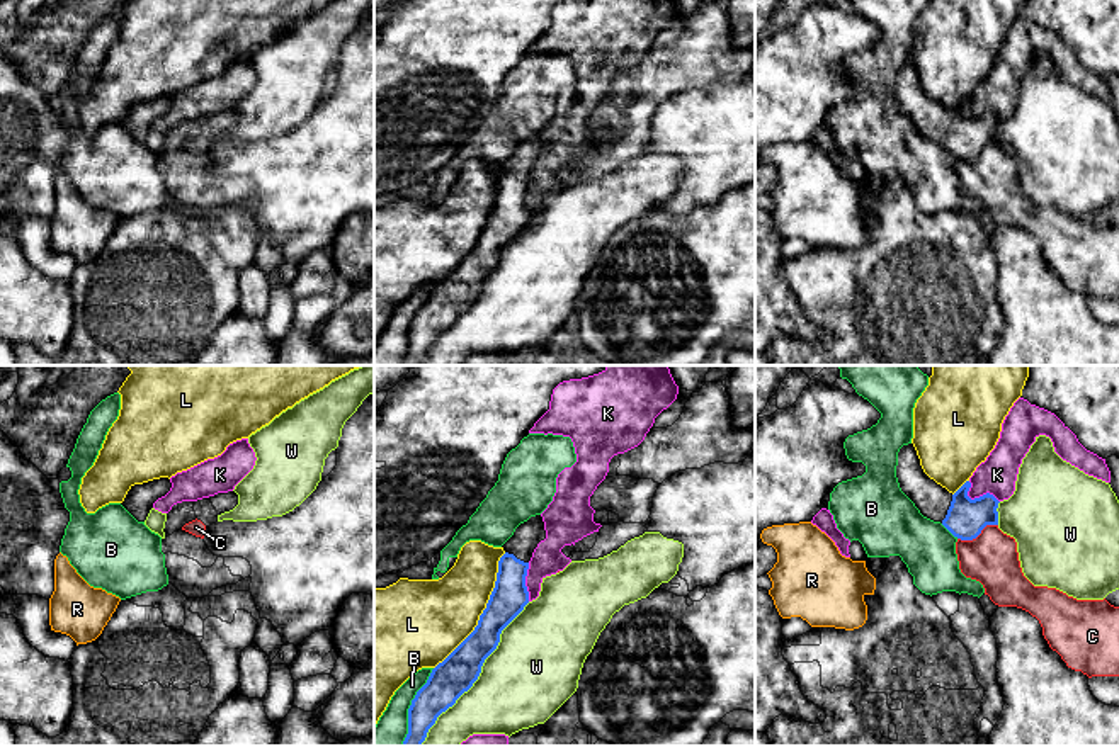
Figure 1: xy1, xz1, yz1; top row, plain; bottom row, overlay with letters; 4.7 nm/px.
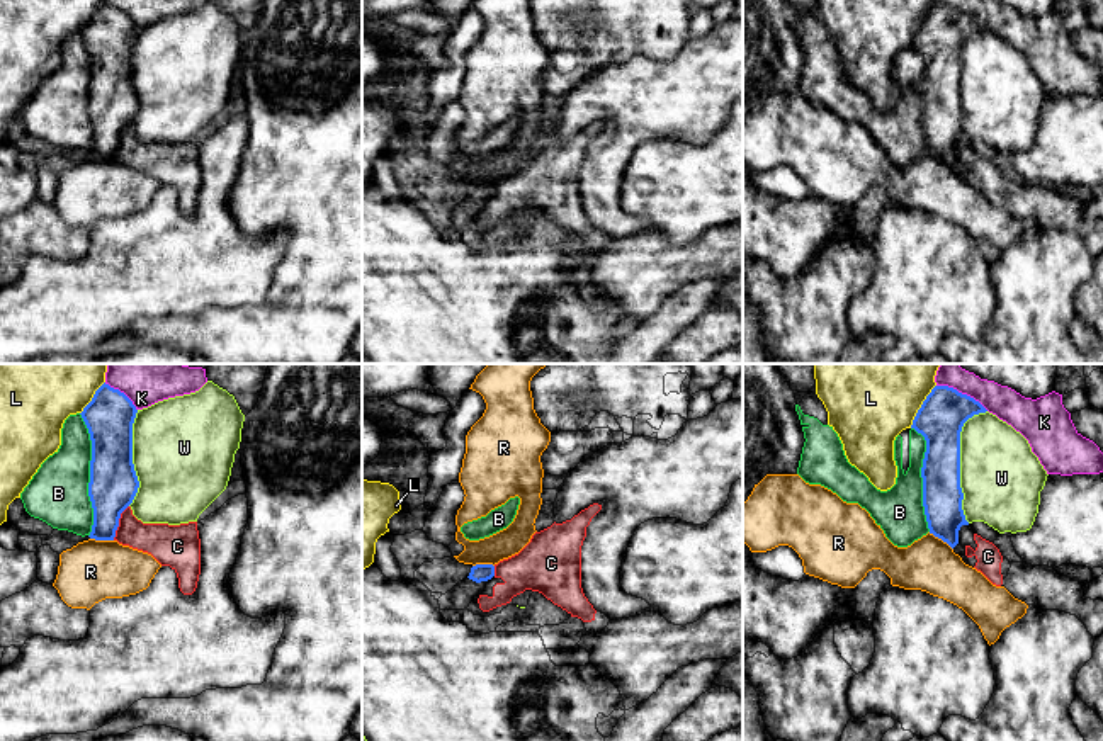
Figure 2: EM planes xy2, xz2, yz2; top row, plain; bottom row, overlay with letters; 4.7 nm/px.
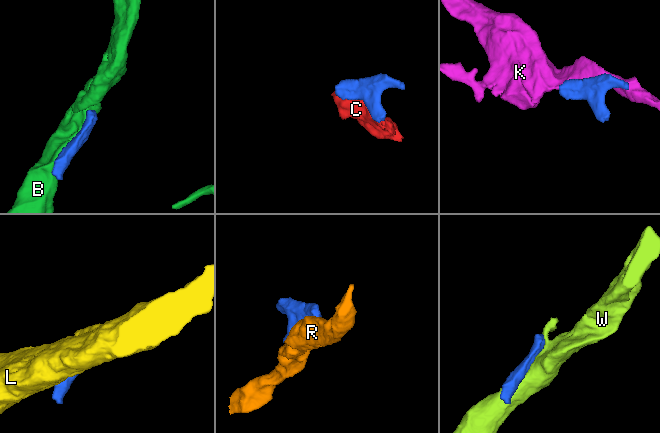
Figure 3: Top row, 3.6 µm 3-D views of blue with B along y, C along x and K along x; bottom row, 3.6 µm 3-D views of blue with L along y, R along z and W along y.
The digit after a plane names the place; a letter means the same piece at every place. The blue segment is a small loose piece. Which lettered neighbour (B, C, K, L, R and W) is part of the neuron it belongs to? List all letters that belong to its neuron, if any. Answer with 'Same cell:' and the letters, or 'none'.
Same cell: none

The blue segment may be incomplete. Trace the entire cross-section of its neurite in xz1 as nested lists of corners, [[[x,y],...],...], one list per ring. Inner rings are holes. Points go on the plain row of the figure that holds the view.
[[[541,134],[531,136],[520,143],[514,155],[502,165],[505,173],[498,180],[495,207],[490,214],[486,228],[480,235],[474,250],[442,280],[439,282],[427,302],[417,311],[408,328],[408,353],[401,365],[422,365],[429,348],[437,336],[456,323],[468,311],[481,292],[485,279],[497,268],[502,250],[524,229],[529,223],[525,195],[534,168],[546,158],[544,141]]]

